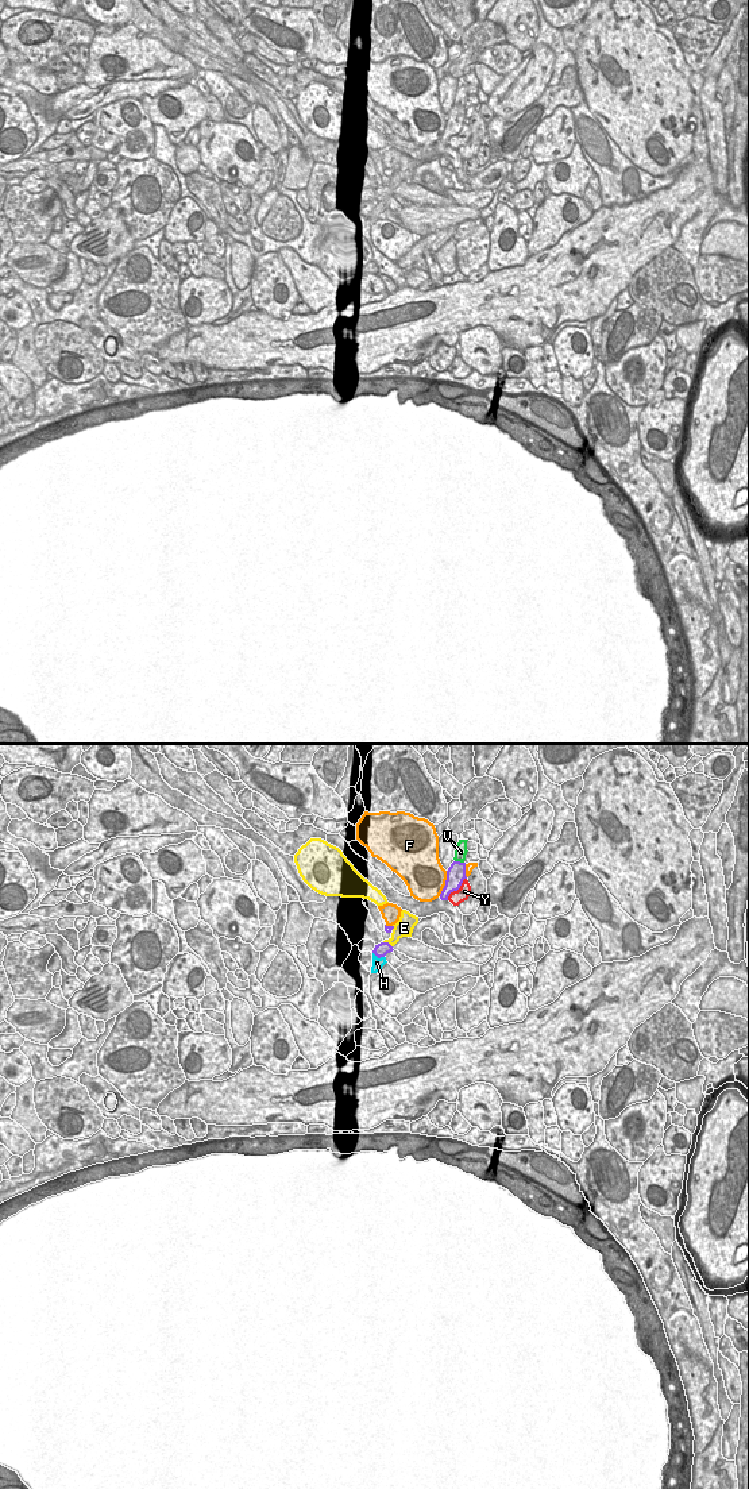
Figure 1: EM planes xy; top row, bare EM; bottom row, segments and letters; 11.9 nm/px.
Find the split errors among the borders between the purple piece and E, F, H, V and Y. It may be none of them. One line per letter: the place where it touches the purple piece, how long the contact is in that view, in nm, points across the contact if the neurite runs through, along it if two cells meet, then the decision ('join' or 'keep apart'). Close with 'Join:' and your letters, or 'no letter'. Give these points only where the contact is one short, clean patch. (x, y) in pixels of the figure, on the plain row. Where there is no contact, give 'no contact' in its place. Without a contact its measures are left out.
E: contact xy (387, 186); length 130 nm; border xy (383, 185), (392, 191); keep apart
F: contact xy (446, 127); length 320 nm; keep apart
H: contact xy (378, 201); length 160 nm; way xy (383, 192), (378, 201), (377, 207); join
V: contact xy (459, 105); length 120 nm; keep apart
Y: contact xy (456, 134); length 360 nm; keep apart
Join: H

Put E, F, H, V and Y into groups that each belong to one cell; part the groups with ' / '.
E / F / H / V / Y

